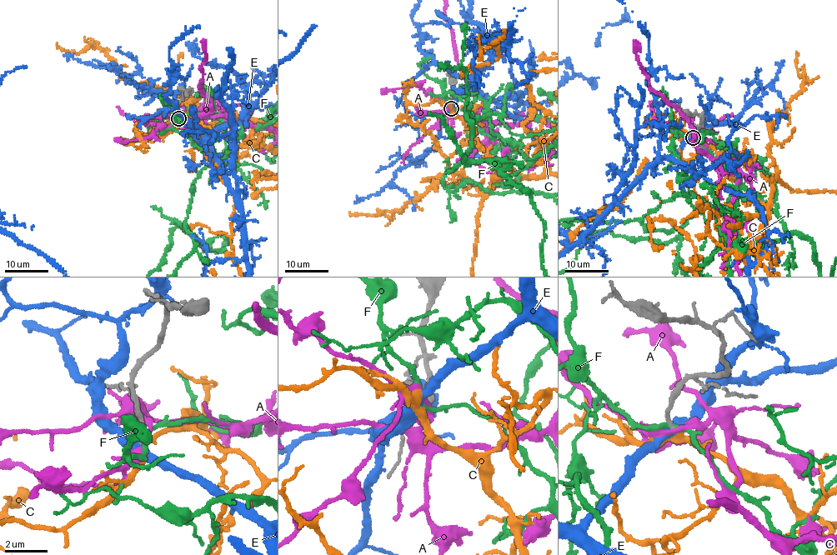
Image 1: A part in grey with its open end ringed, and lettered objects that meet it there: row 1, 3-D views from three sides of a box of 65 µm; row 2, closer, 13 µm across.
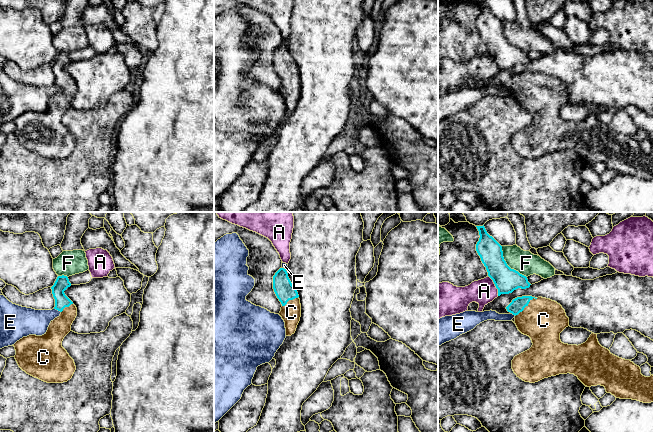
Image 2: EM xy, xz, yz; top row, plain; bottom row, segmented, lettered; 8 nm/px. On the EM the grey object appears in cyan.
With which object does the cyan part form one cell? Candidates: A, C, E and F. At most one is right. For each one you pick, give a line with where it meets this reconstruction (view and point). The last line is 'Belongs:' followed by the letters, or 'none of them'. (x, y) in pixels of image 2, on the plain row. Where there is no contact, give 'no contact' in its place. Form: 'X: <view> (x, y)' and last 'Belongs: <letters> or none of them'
C: yz (526, 81)
Belongs: C

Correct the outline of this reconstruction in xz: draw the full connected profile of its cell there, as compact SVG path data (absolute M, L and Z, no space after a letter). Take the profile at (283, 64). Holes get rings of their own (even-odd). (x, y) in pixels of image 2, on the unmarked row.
M280 44L273 52L273 65L282 80L279 91L285 98L286 112L295 109L301 93L301 80L286 45Z

